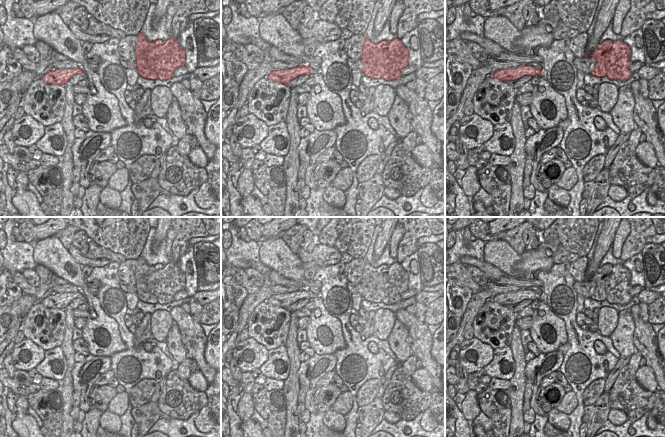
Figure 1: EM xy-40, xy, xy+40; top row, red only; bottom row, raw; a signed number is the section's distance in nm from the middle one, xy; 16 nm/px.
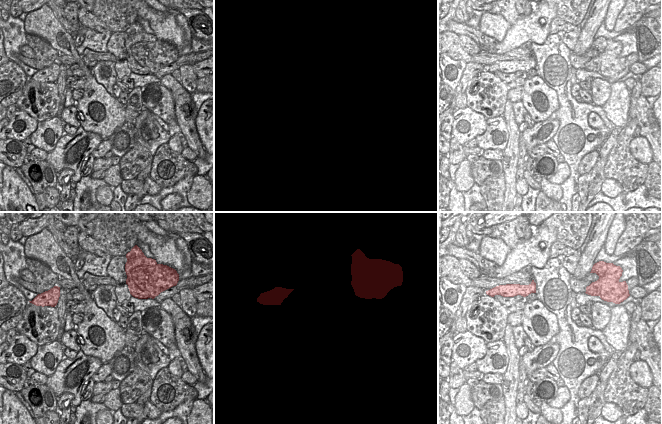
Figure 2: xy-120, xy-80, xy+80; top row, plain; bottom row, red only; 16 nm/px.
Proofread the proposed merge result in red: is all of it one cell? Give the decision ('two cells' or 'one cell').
two cells

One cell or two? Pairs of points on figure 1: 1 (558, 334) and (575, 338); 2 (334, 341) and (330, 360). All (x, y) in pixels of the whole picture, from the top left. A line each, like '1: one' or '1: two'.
1: two
2: two

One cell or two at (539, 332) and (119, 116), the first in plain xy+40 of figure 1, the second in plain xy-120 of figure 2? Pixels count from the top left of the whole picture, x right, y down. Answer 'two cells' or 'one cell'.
one cell

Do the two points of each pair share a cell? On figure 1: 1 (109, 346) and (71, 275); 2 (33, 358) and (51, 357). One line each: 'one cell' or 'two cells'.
1: one cell
2: two cells

